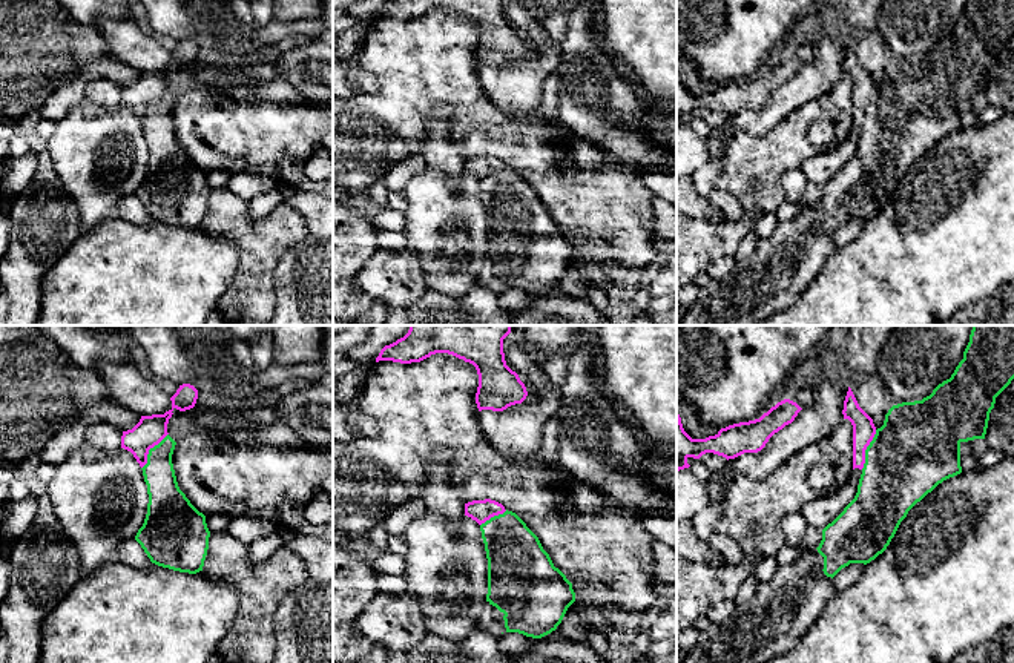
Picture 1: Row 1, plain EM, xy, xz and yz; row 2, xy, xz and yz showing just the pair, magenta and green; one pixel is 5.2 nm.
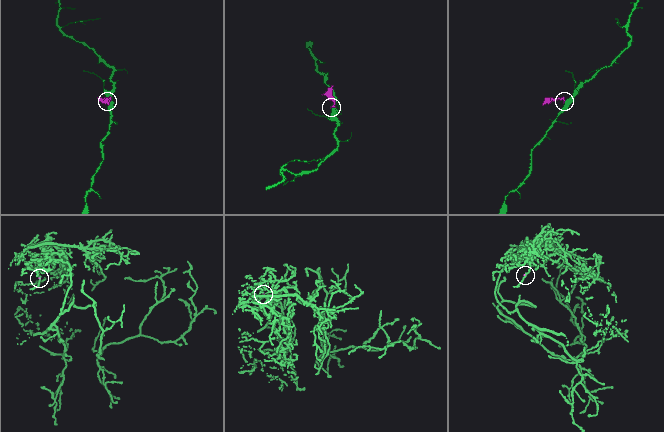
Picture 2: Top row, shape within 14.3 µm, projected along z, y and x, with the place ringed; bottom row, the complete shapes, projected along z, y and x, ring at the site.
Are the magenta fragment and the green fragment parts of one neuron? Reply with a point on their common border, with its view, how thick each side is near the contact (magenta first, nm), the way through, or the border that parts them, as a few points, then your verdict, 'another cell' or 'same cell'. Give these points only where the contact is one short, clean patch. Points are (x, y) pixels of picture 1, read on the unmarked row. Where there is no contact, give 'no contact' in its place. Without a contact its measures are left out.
yz (865, 105) | 120/440 nm | across yz (864, 86), (865, 105), (875, 108), (913, 108) | same cell

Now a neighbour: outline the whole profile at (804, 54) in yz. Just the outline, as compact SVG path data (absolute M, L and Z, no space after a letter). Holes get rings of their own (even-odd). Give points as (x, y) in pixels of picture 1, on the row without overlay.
M805 43L792 49L787 55L796 58L801 64L807 64L813 60L815 45Z

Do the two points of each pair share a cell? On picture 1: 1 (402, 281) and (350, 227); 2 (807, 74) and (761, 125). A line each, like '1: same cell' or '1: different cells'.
1: different cells
2: same cell

